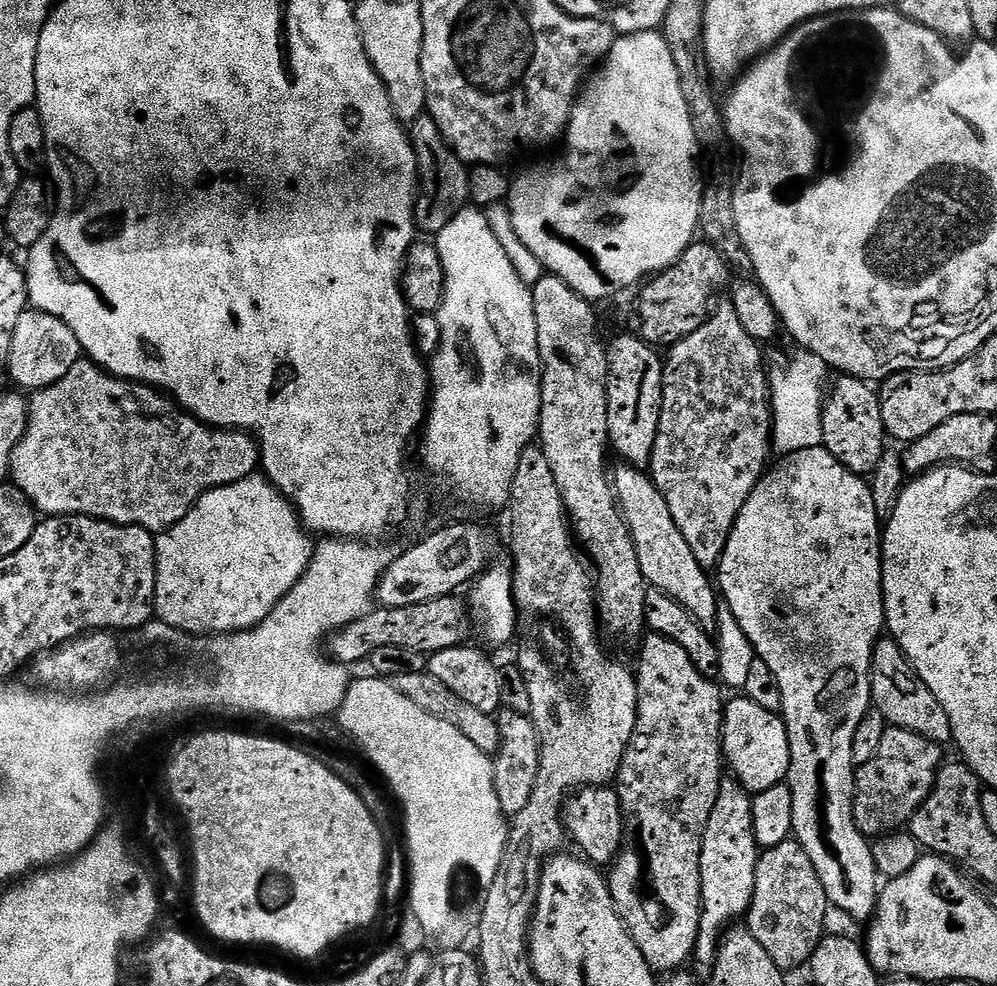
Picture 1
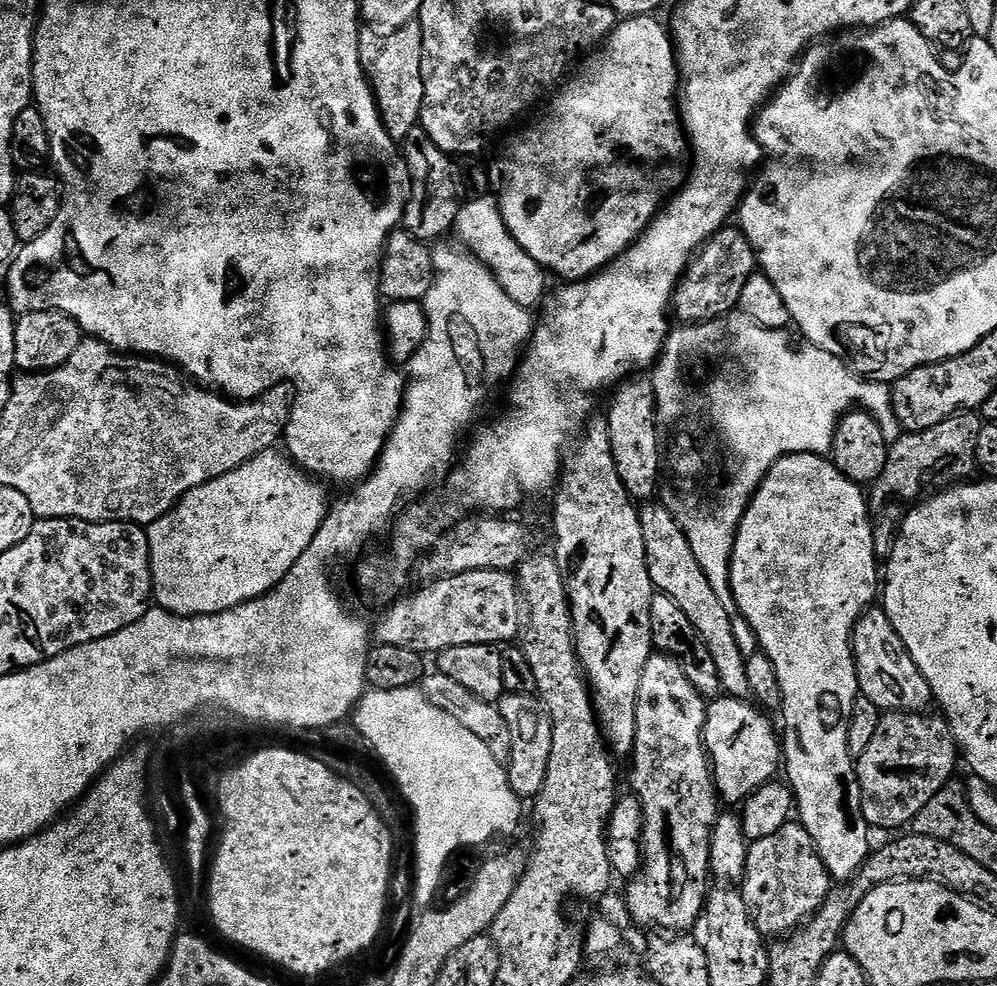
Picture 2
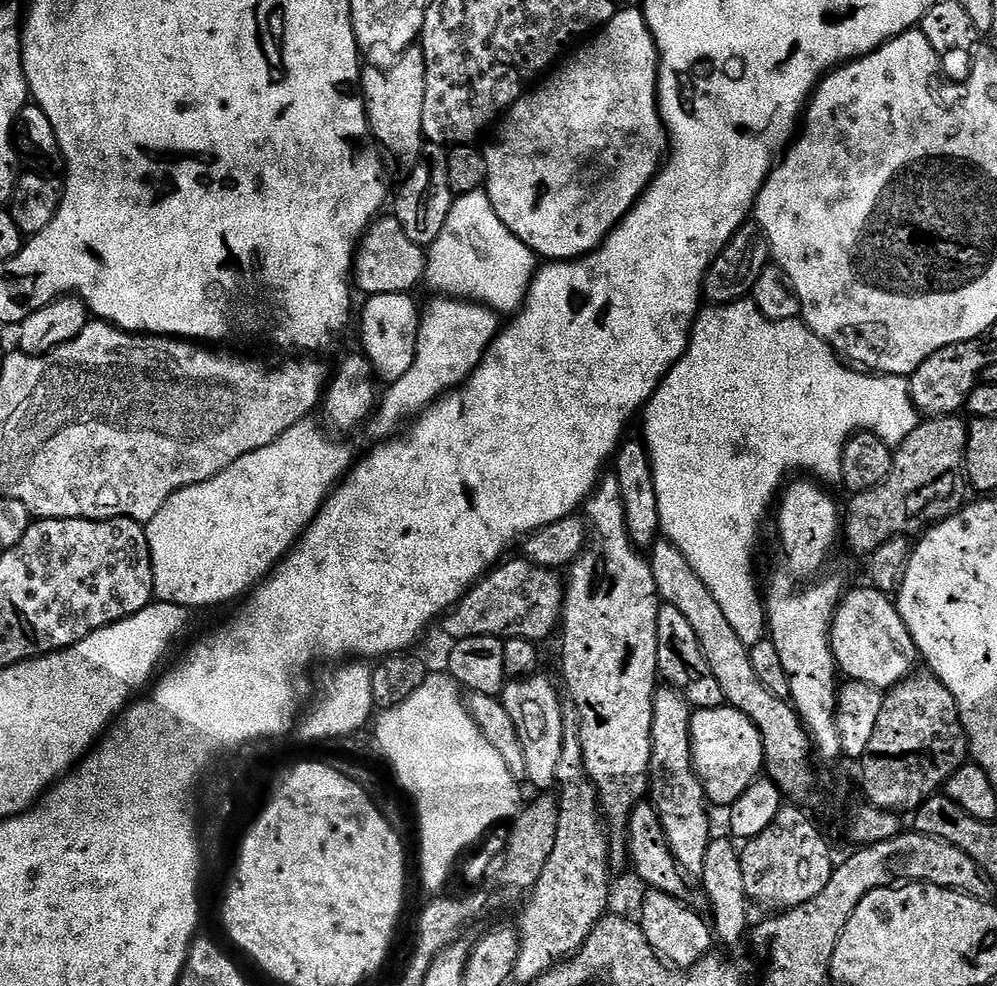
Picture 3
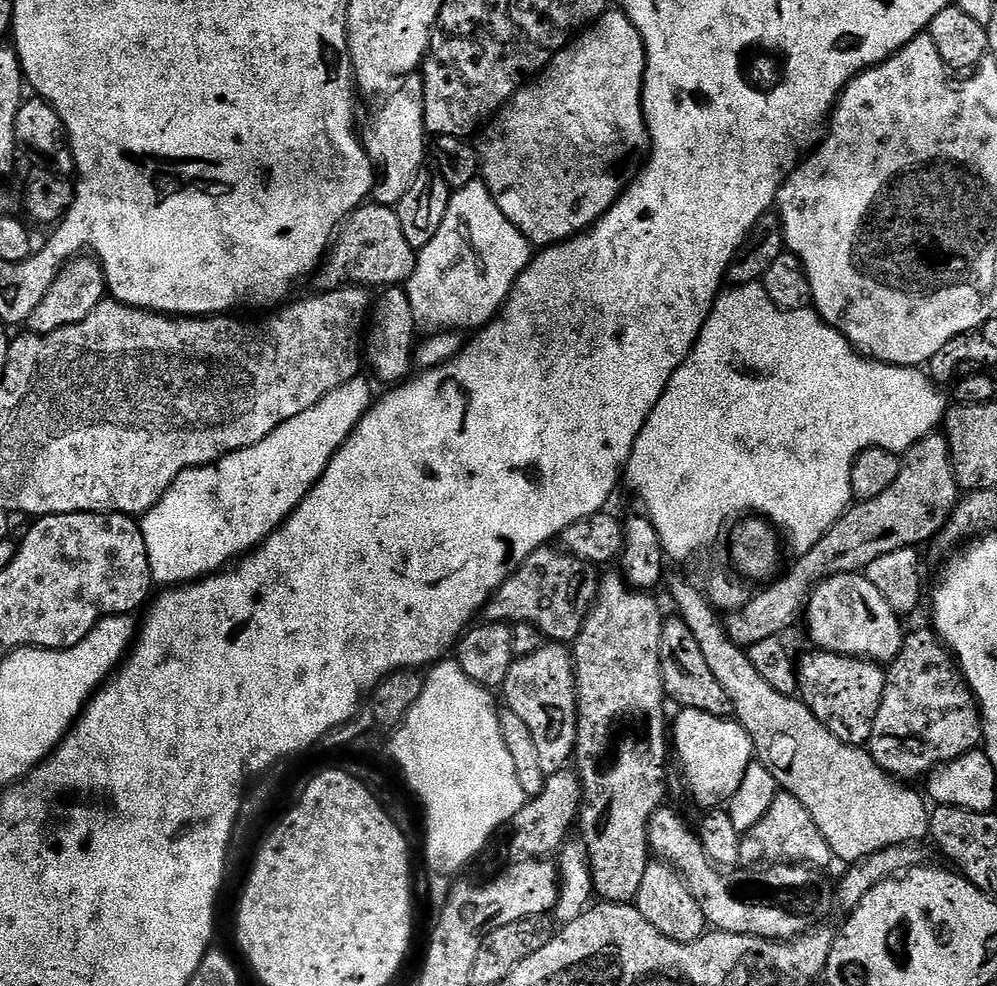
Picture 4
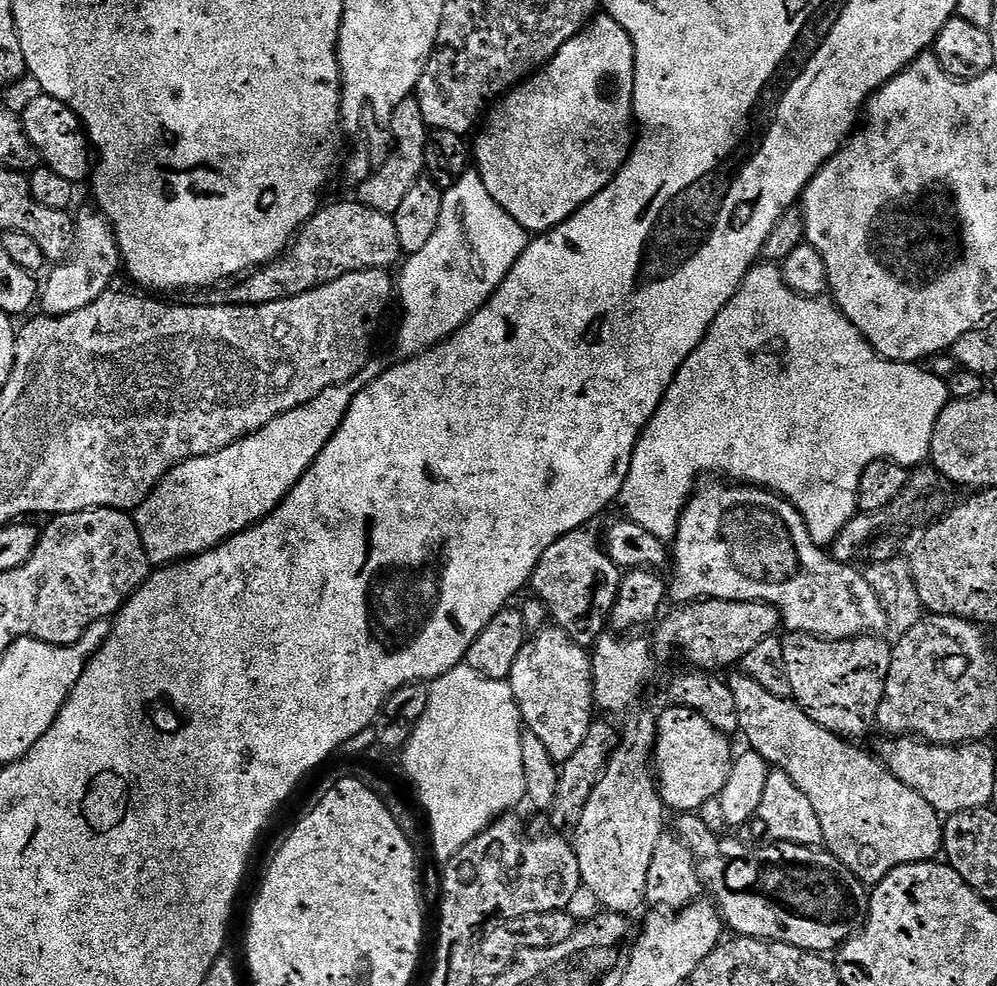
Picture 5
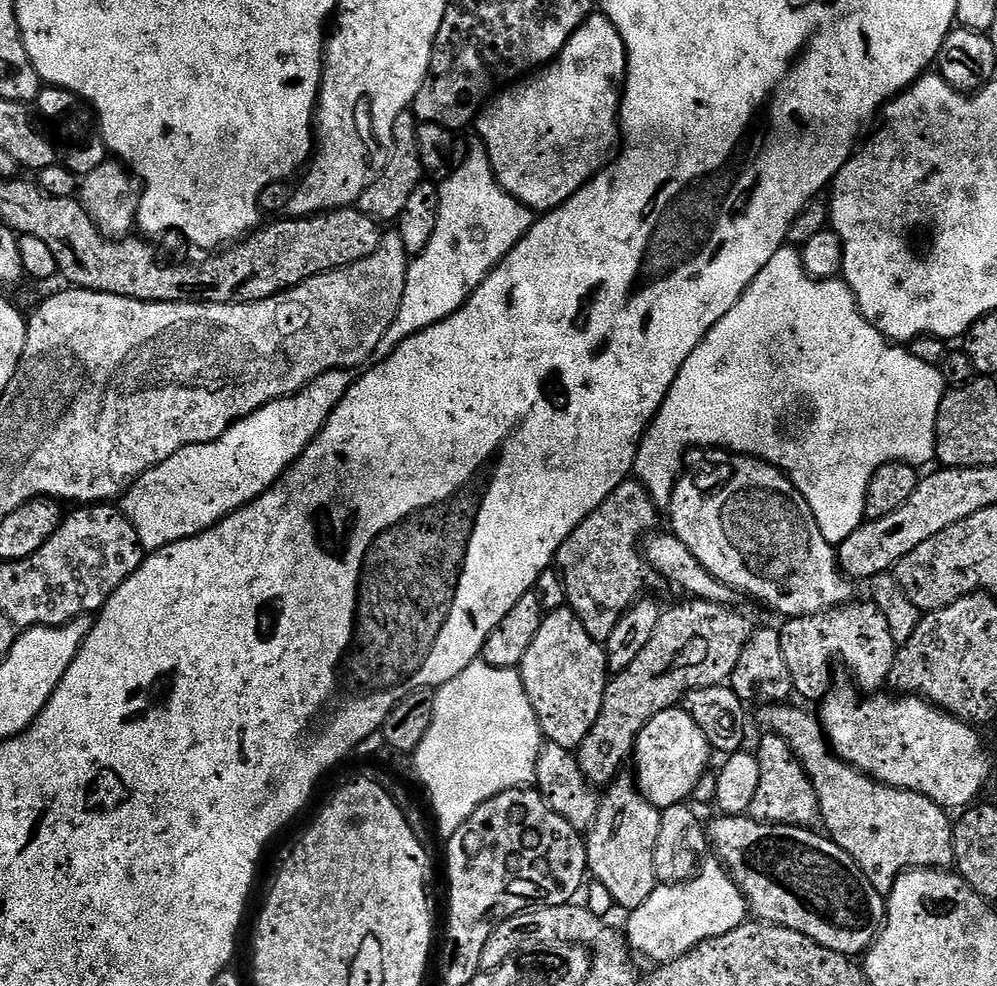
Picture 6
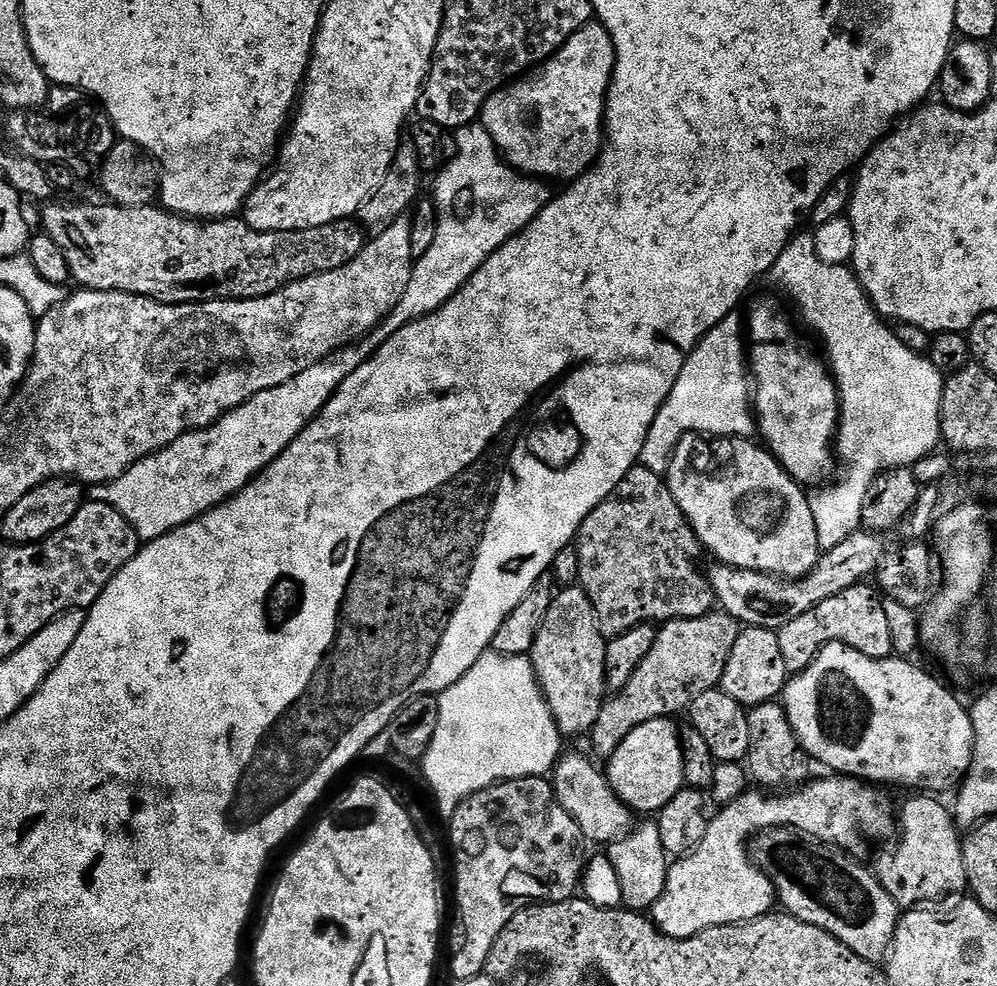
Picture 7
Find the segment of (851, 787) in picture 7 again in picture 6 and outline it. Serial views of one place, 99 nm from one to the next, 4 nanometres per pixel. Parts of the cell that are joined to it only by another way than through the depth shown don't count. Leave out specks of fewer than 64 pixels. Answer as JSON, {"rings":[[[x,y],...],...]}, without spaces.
{"rings":[[[713,862],[705,863],[691,880],[680,884],[660,884],[642,906],[631,909],[627,916],[629,949],[637,957],[645,956],[659,966],[682,958],[710,938],[730,934],[730,930],[749,919],[750,909],[740,887],[728,875],[727,868]]]}

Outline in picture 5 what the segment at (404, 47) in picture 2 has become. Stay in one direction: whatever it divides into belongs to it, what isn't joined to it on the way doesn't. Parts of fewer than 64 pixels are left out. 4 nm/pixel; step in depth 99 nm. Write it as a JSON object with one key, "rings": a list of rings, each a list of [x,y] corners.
{"rings":[[[415,95],[406,97],[394,110],[390,121],[392,127],[392,153],[384,160],[384,165],[377,167],[372,175],[358,186],[358,199],[361,204],[370,206],[382,214],[395,217],[398,206],[406,199],[406,194],[416,185],[416,181],[425,175],[424,144],[428,141],[429,126],[422,118],[422,106]]]}

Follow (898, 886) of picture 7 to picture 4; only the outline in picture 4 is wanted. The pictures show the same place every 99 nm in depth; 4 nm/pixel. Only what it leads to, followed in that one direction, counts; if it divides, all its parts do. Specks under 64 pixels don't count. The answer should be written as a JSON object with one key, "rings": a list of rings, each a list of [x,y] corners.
{"rings":[[[680,576],[670,580],[667,584],[669,583],[668,588],[672,591],[672,600],[680,611],[677,612],[679,619],[684,620],[686,626],[690,626],[694,642],[698,642],[698,647],[702,650],[714,678],[722,682],[722,690],[726,690],[726,698],[730,698],[735,719],[740,721],[746,734],[750,734],[755,759],[764,764],[766,770],[770,770],[770,774],[774,774],[777,785],[783,791],[798,798],[798,802],[802,802],[802,806],[810,810],[810,818],[814,818],[814,826],[822,830],[822,838],[826,838],[833,857],[837,861],[855,862],[865,860],[867,856],[886,850],[890,846],[916,844],[920,839],[925,839],[928,836],[929,801],[912,789],[915,787],[882,771],[878,762],[874,762],[867,747],[847,744],[834,738],[834,734],[830,734],[830,730],[826,730],[826,726],[822,726],[822,722],[814,718],[803,699],[778,694],[778,690],[772,689],[767,682],[762,682],[762,678],[758,678],[758,670],[754,670],[753,664],[750,663],[747,651],[728,636],[728,629],[722,623],[721,613],[713,606],[707,595],[701,589],[699,592],[690,581],[683,580]]]}

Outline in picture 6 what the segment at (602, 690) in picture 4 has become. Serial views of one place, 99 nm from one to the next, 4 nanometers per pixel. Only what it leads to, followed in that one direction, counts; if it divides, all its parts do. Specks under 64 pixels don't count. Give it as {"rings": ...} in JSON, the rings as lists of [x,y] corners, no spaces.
{"rings":[[[621,774],[603,789],[596,818],[586,832],[588,871],[591,879],[610,890],[617,909],[642,906],[658,886],[654,870],[654,846],[658,846],[661,809],[648,801],[631,775]]]}

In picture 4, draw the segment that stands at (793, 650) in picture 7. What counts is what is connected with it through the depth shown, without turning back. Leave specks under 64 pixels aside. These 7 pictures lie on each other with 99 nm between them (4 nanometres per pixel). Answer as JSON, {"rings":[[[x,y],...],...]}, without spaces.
{"rings":[[[812,650],[809,656],[799,657],[799,695],[804,704],[838,738],[847,744],[867,745],[872,723],[882,702],[885,669],[875,660],[862,660],[859,656],[839,656],[833,652]]]}

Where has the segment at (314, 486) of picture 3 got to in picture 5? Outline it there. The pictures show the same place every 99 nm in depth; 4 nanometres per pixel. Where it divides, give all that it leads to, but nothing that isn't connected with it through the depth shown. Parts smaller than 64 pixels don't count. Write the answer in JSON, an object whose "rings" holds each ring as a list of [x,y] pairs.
{"rings":[[[368,359],[366,366],[358,370],[354,378],[322,390],[322,394],[310,398],[308,404],[274,418],[274,422],[226,446],[226,450],[218,450],[202,458],[190,458],[171,468],[156,485],[156,489],[134,512],[134,519],[149,561],[156,566],[167,566],[189,556],[201,556],[203,552],[217,548],[222,541],[229,540],[234,534],[246,530],[251,524],[266,519],[284,501],[286,494],[290,494],[290,490],[302,479],[306,470],[310,470],[318,454],[322,454],[322,446],[326,446],[326,442],[334,438],[338,426],[342,426],[342,418],[346,418],[346,410],[350,410],[350,402],[354,402],[354,398],[358,398],[361,390],[370,386],[374,378],[383,374],[385,361],[376,359]]]}

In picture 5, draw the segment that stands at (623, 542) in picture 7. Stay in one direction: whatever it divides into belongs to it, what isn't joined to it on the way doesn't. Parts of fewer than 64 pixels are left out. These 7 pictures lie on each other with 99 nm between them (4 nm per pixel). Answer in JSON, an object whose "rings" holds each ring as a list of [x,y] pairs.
{"rings":[[[587,527],[558,538],[538,562],[530,581],[531,591],[548,608],[551,623],[574,642],[591,649],[610,624],[612,607],[620,589],[622,570],[602,547],[602,540]]]}

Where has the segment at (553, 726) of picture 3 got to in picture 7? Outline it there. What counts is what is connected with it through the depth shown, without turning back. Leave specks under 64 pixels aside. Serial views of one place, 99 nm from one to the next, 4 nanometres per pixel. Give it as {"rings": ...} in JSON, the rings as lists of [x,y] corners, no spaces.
{"rings":[[[579,586],[560,588],[552,597],[550,611],[546,613],[546,622],[542,622],[542,630],[538,630],[538,642],[534,642],[530,659],[536,678],[540,682],[540,689],[548,699],[550,714],[558,726],[561,737],[584,736],[591,733],[594,722],[598,722],[598,714],[602,710],[606,699],[606,650],[608,641],[600,632],[600,623],[594,614],[594,606],[590,598]]]}

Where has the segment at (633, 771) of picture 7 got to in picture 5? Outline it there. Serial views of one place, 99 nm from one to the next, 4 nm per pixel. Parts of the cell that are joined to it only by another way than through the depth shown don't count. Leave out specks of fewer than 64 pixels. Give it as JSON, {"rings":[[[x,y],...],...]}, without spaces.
{"rings":[[[668,706],[664,713],[659,713],[656,721],[654,771],[665,809],[672,811],[673,808],[676,814],[696,814],[704,802],[719,797],[720,791],[726,786],[726,778],[730,778],[734,759],[734,751],[728,745],[728,740],[725,733],[714,730],[714,726],[710,726],[710,722],[706,722],[706,718],[697,712]]]}

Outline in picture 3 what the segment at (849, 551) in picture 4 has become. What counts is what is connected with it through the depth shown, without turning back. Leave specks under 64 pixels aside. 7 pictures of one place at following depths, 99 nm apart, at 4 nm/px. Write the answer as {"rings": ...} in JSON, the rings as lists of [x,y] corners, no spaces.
{"rings":[[[936,414],[921,419],[920,425],[910,430],[910,438],[895,445],[892,473],[878,486],[855,493],[848,508],[846,504],[842,512],[842,536],[861,558],[871,556],[878,546],[896,536],[915,537],[964,507],[964,491],[970,488],[964,467],[968,424],[961,416]]]}

